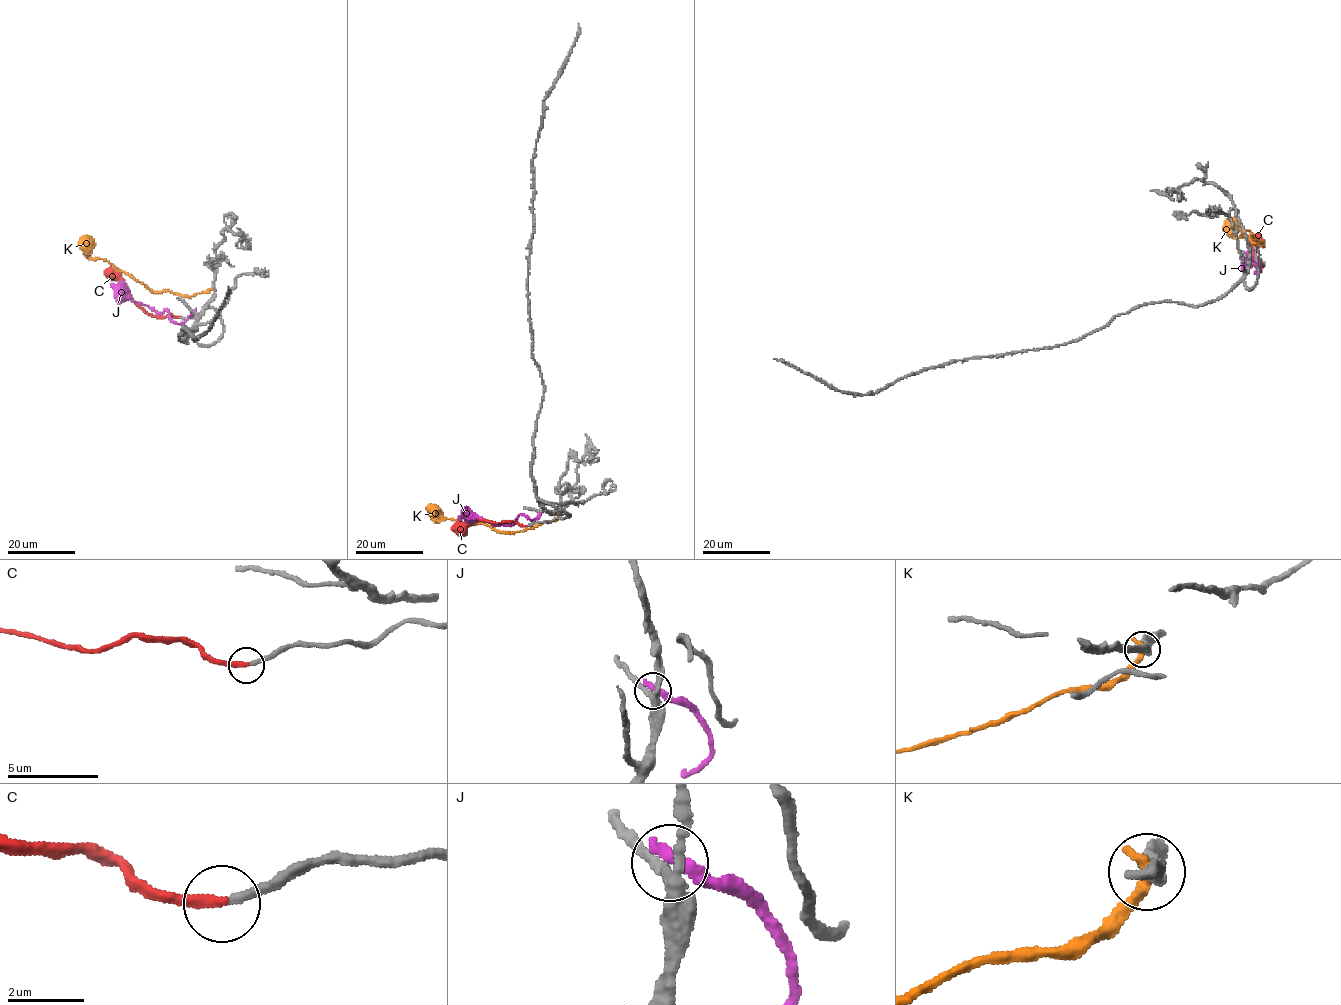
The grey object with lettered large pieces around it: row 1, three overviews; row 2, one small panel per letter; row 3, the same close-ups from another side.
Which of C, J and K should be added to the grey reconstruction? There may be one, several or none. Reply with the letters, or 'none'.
C

